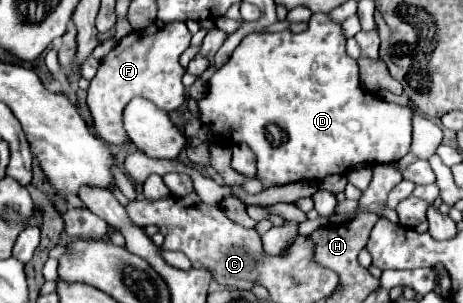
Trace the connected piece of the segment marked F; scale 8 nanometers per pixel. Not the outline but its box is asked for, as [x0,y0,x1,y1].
[86,20,192,146]

